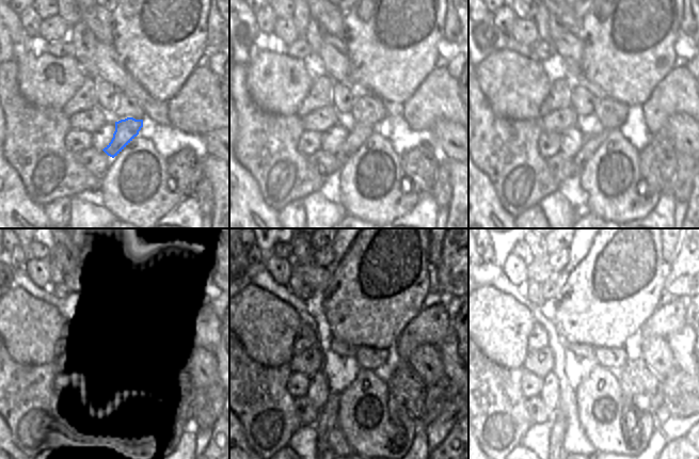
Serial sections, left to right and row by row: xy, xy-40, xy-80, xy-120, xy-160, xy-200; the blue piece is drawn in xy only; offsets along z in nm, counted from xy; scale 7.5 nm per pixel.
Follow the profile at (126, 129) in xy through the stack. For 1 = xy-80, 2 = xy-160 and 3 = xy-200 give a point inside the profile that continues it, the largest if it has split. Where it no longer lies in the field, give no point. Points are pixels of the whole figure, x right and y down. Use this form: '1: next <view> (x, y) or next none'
1: next xy-80 (591, 143)
2: next xy-160 (328, 420)
3: next xy-200 (556, 442)

